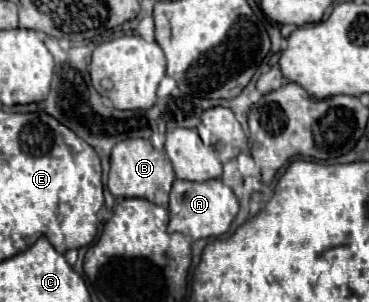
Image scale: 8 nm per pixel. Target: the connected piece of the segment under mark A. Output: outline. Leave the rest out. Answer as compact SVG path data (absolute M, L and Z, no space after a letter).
M176 180L170 192L170 232L180 232L190 240L198 238L214 238L228 232L232 220L238 214L238 200L234 192L222 184L220 180L208 180L208 182L186 182Z

